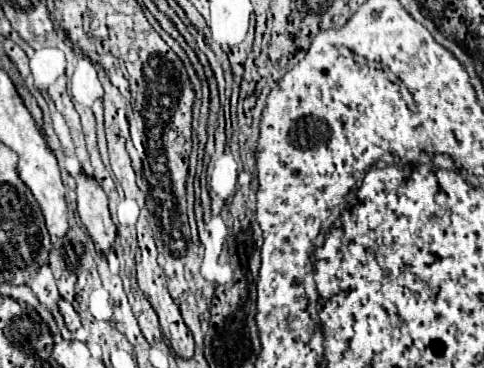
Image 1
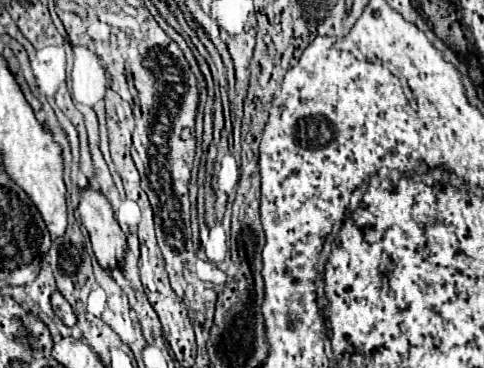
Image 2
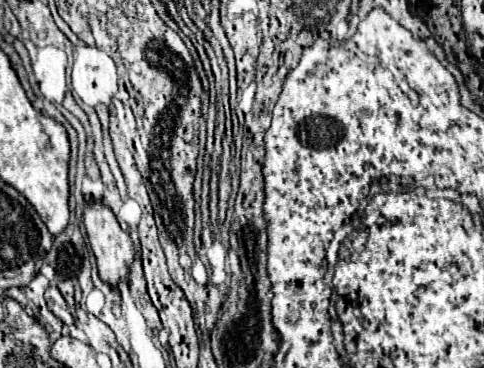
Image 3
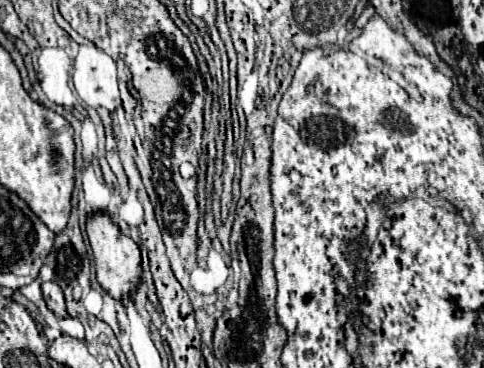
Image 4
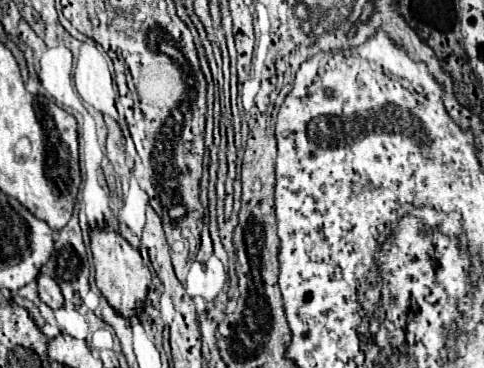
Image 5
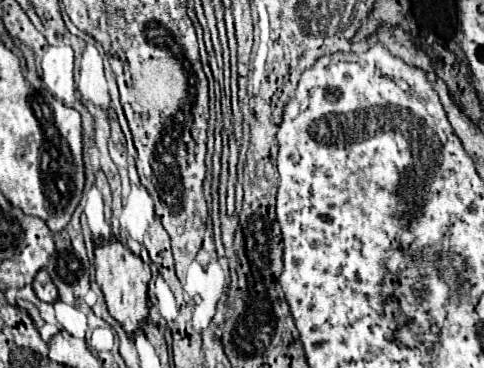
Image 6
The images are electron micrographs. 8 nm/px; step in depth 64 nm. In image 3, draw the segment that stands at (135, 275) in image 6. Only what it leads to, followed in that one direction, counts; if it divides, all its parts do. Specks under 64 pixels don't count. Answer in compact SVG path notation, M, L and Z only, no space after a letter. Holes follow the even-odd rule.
M88 202L84 208L84 228L86 228L88 240L90 240L92 252L96 256L100 280L110 284L112 288L116 288L118 282L128 280L128 270L130 270L130 264L134 262L136 252L134 252L134 244L132 244L130 236L120 228L112 210L108 206L104 206L102 202Z

